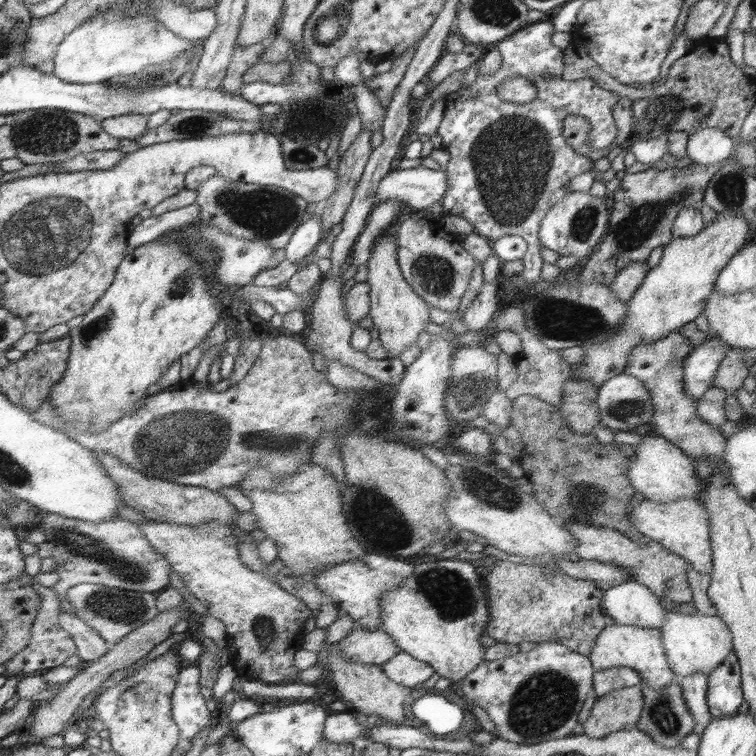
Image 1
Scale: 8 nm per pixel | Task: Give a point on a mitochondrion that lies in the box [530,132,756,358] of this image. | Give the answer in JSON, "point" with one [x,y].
{"point":[640,223]}

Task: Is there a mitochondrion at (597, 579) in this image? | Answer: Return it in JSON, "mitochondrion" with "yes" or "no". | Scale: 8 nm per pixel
{"mitochondrion":"no"}

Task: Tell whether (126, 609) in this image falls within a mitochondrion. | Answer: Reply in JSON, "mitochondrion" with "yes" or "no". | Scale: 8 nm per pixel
{"mitochondrion":"yes"}

